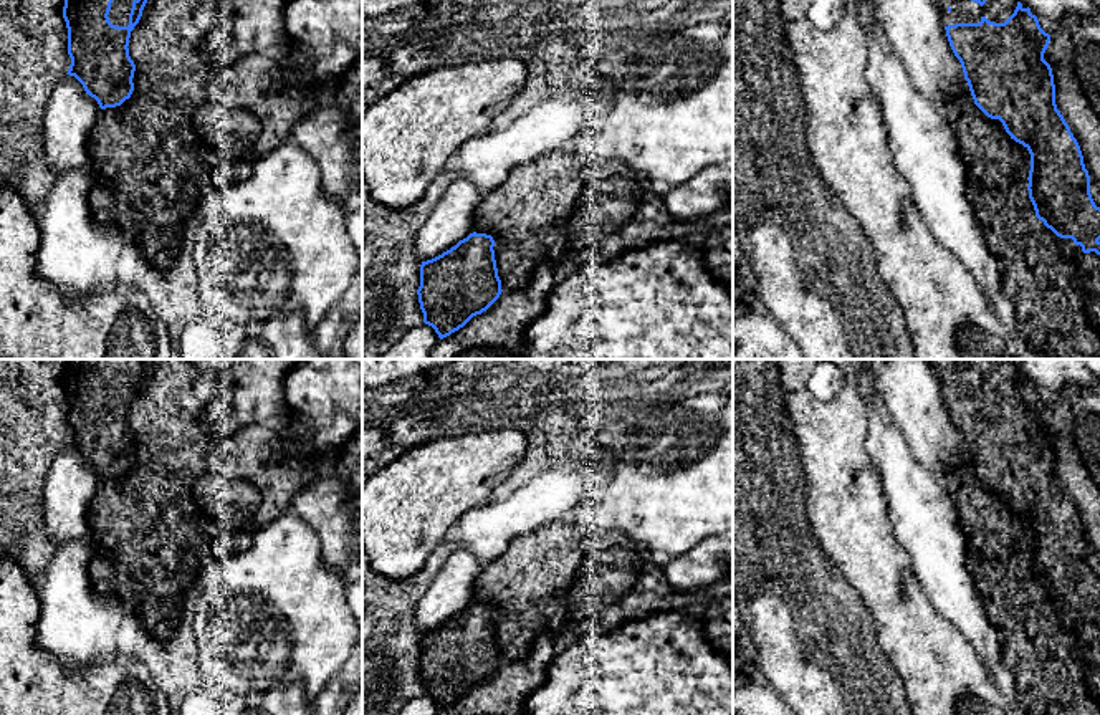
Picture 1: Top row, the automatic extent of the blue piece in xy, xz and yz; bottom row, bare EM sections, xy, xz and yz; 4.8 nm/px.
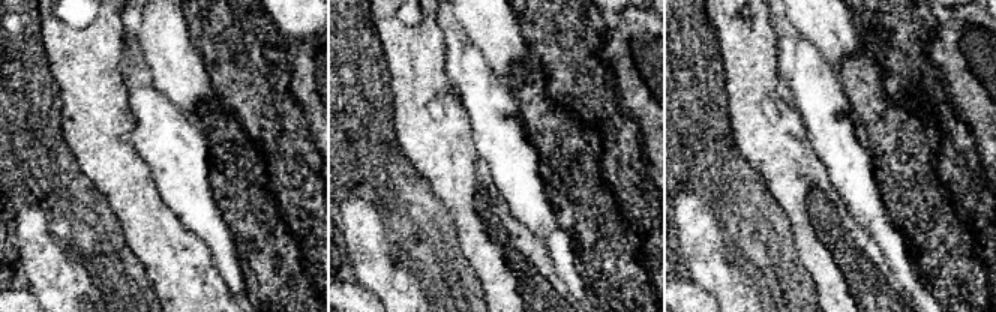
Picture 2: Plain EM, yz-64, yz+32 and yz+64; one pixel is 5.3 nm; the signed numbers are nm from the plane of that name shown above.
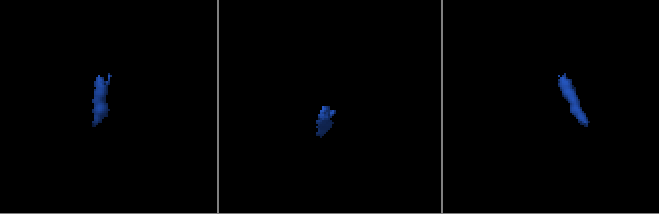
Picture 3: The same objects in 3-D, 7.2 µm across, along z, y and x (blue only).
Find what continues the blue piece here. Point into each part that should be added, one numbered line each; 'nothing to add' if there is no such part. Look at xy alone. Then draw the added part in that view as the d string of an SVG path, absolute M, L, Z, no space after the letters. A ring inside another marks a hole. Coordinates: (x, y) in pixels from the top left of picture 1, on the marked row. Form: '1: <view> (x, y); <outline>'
1: xy (119, 10); M112 0L109 10L109 22L116 26L127 26L129 25L129 13L132 8L134 0Z

